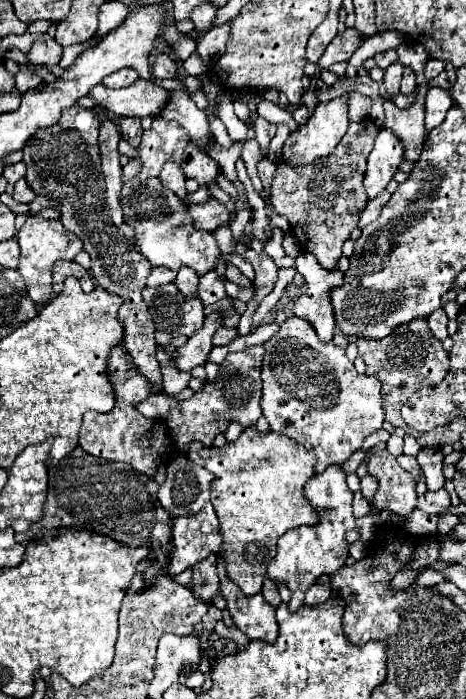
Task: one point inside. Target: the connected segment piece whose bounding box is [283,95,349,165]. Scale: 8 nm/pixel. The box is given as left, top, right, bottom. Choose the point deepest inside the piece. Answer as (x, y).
(321, 134)

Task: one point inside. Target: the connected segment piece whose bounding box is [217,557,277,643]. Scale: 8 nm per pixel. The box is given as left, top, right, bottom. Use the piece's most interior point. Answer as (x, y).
(254, 616)

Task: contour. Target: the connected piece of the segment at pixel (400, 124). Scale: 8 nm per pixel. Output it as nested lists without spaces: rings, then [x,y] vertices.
[[[417,99],[417,103],[413,103],[409,109],[399,109],[395,107],[395,103],[385,101],[385,127],[395,131],[395,135],[399,135],[407,143],[405,159],[413,163],[419,159],[419,153],[425,143],[423,119],[423,99]]]

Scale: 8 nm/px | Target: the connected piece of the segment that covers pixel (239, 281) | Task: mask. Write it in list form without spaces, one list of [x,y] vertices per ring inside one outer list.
[[[227,264],[226,265],[226,272],[225,272],[226,278],[228,281],[231,281],[237,285],[241,285],[243,287],[246,287],[248,285],[251,285],[249,283],[249,279],[247,279],[237,267]]]

